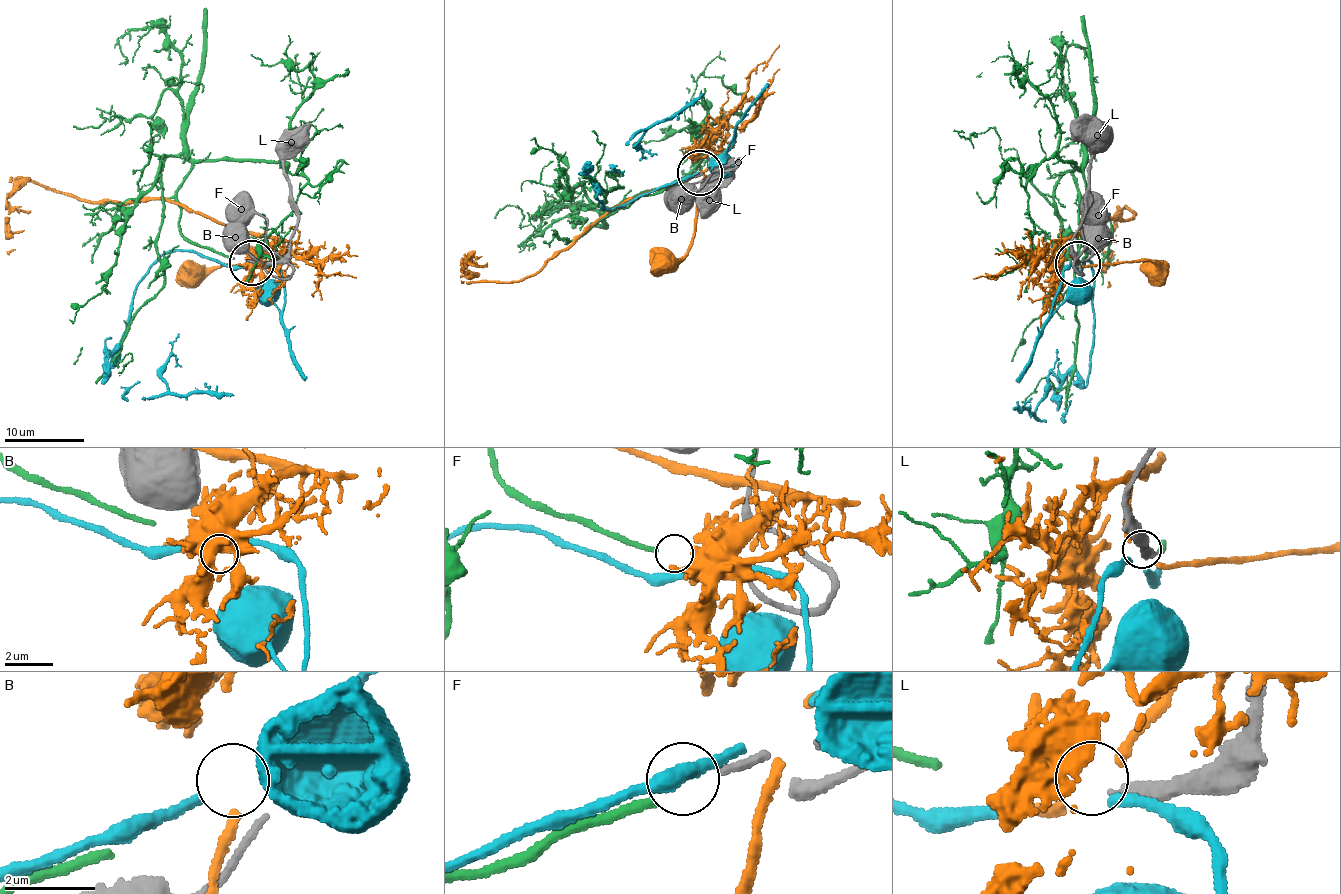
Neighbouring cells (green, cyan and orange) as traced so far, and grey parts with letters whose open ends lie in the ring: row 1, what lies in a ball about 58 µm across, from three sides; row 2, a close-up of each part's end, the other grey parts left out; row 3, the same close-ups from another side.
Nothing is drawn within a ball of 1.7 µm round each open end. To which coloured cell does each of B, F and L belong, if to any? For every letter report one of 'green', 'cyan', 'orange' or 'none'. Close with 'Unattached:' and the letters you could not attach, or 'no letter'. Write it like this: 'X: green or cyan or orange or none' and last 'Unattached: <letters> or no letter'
B: none
F: green
L: none
Unattached: B, L

